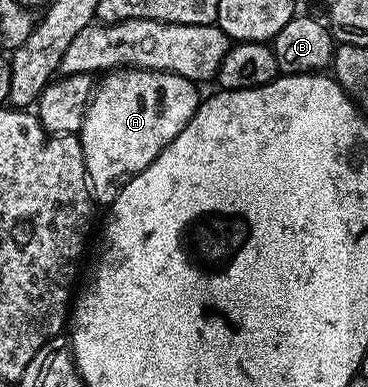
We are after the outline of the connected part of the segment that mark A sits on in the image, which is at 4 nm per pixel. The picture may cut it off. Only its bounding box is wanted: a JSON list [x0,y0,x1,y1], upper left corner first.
[76,68,200,206]

